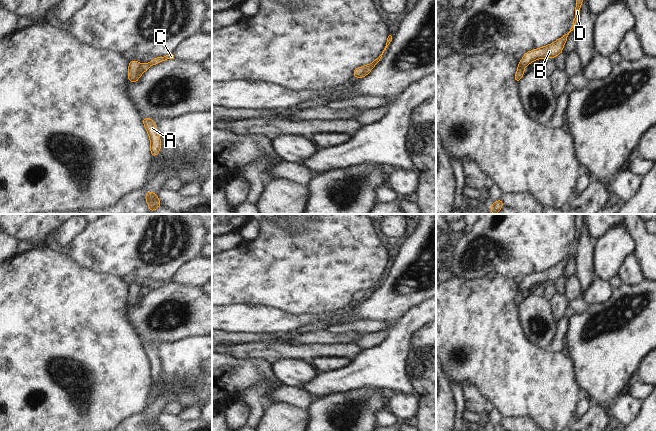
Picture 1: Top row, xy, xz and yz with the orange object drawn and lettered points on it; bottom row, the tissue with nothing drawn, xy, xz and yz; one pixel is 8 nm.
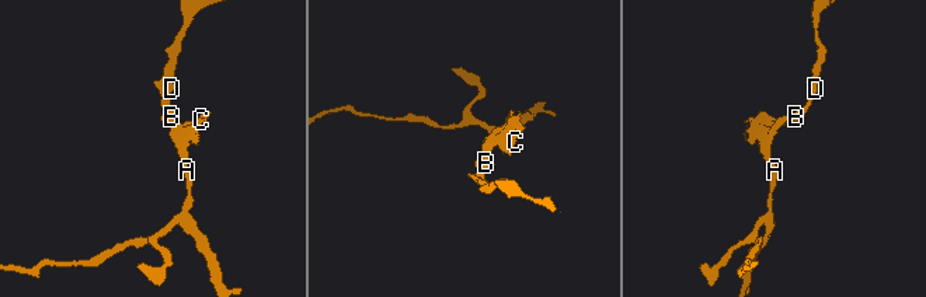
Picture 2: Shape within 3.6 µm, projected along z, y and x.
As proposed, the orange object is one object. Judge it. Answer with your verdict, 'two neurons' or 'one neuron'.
one neuron

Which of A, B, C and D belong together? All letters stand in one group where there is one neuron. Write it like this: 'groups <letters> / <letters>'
groups A B C D

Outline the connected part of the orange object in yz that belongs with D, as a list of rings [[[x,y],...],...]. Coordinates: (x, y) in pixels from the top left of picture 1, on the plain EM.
[[[575,214],[576,216],[576,228],[575,228],[575,242],[573,243],[573,250],[570,255],[563,259],[558,264],[553,267],[546,269],[544,271],[540,271],[537,273],[533,273],[531,275],[525,276],[522,283],[519,285],[517,290],[517,297],[514,298],[514,305],[519,307],[521,302],[525,299],[524,292],[527,291],[530,287],[537,283],[545,283],[545,282],[555,282],[562,277],[564,269],[567,265],[567,261],[571,255],[573,255],[574,250],[577,246],[577,242],[580,239],[581,229],[584,224],[585,214]]]

